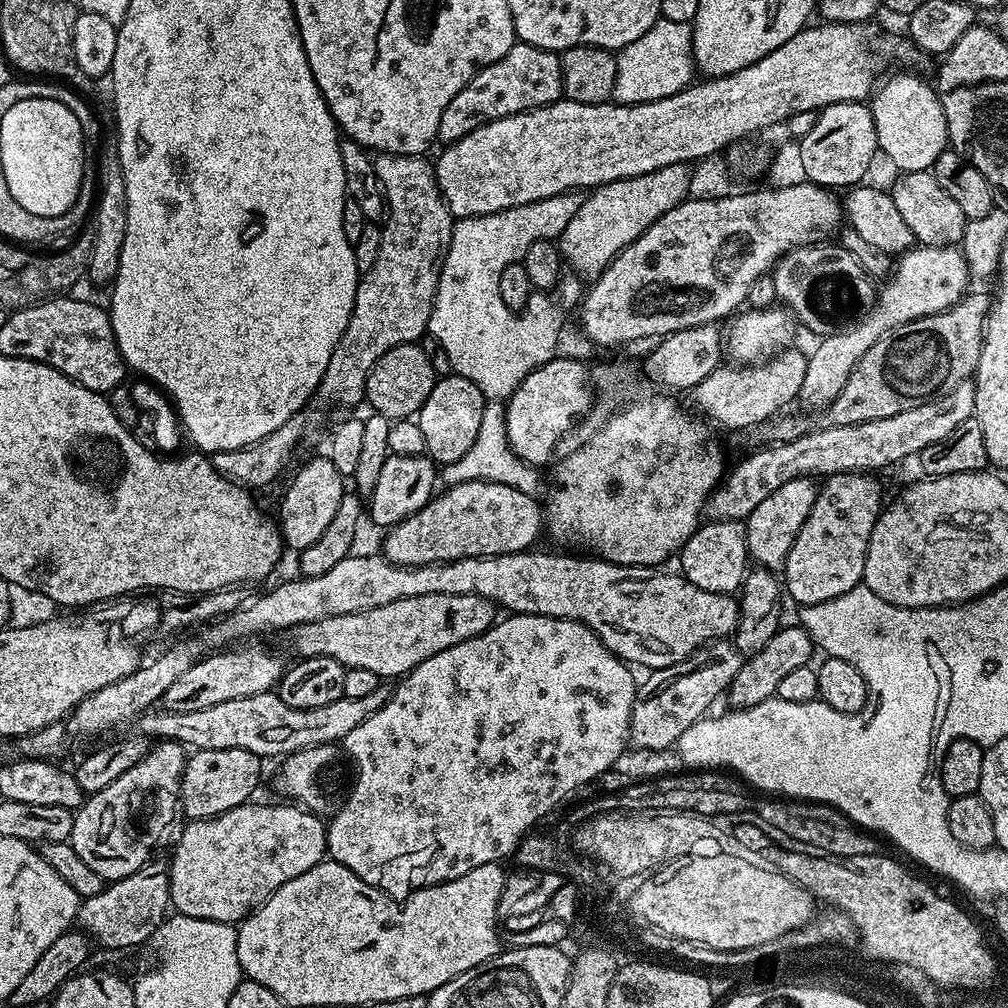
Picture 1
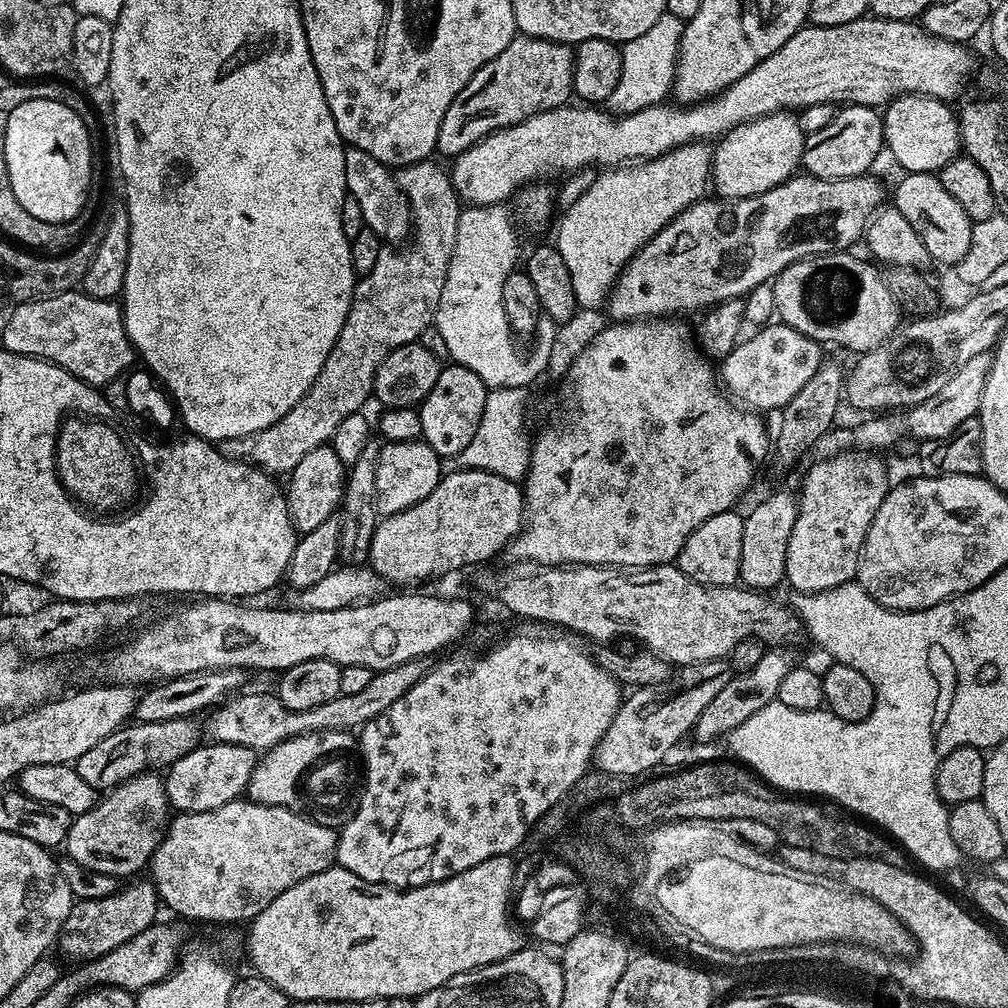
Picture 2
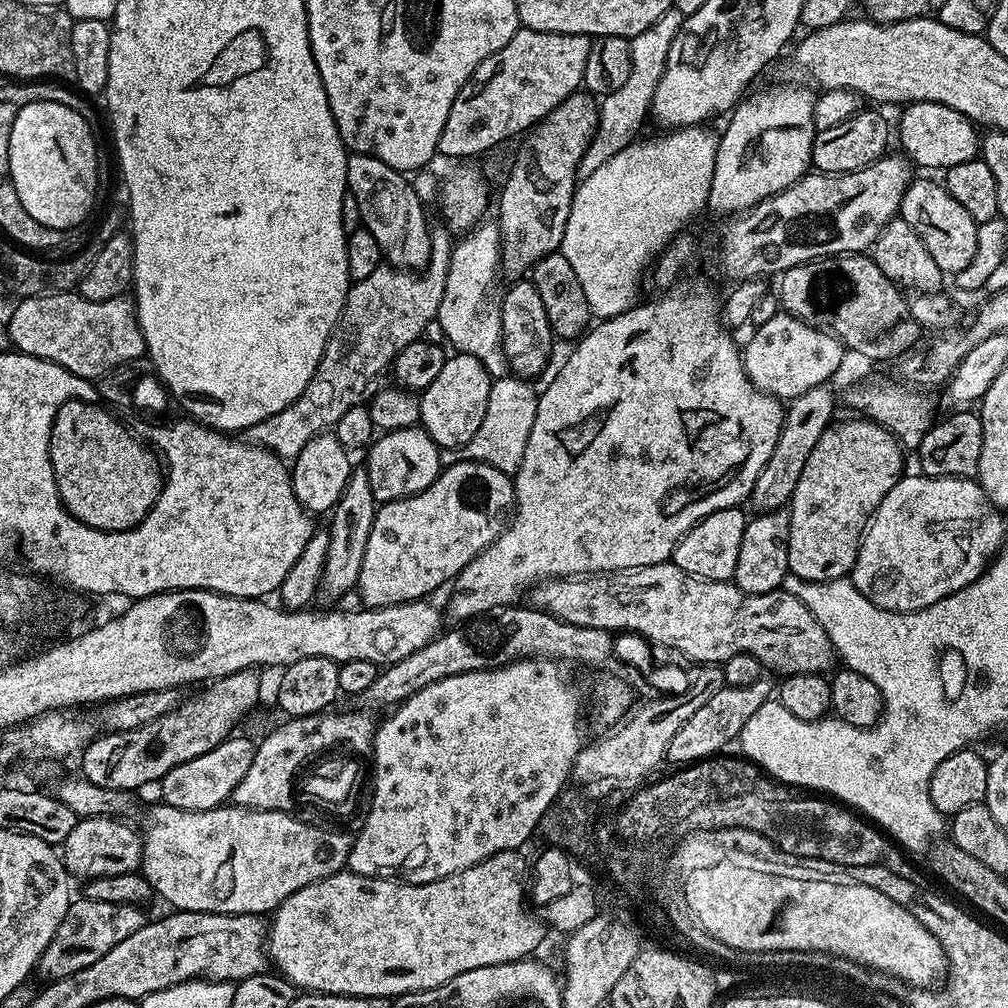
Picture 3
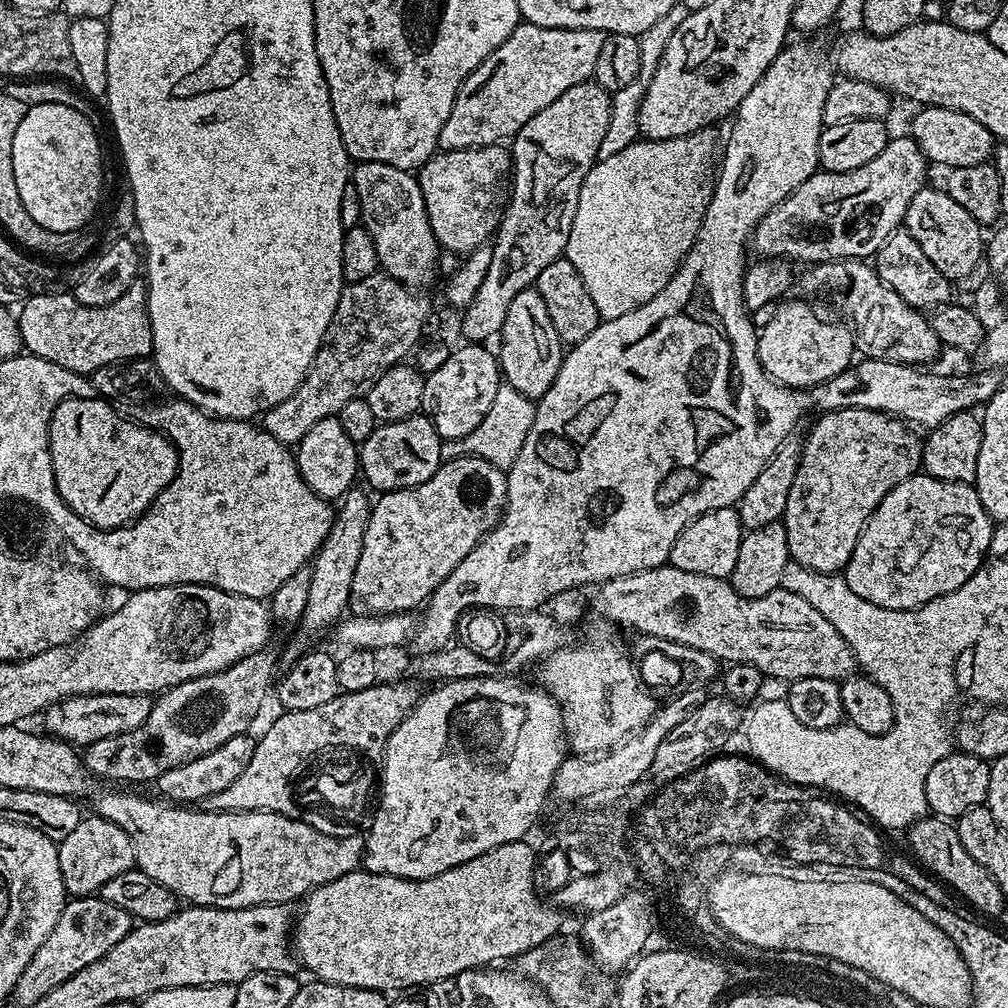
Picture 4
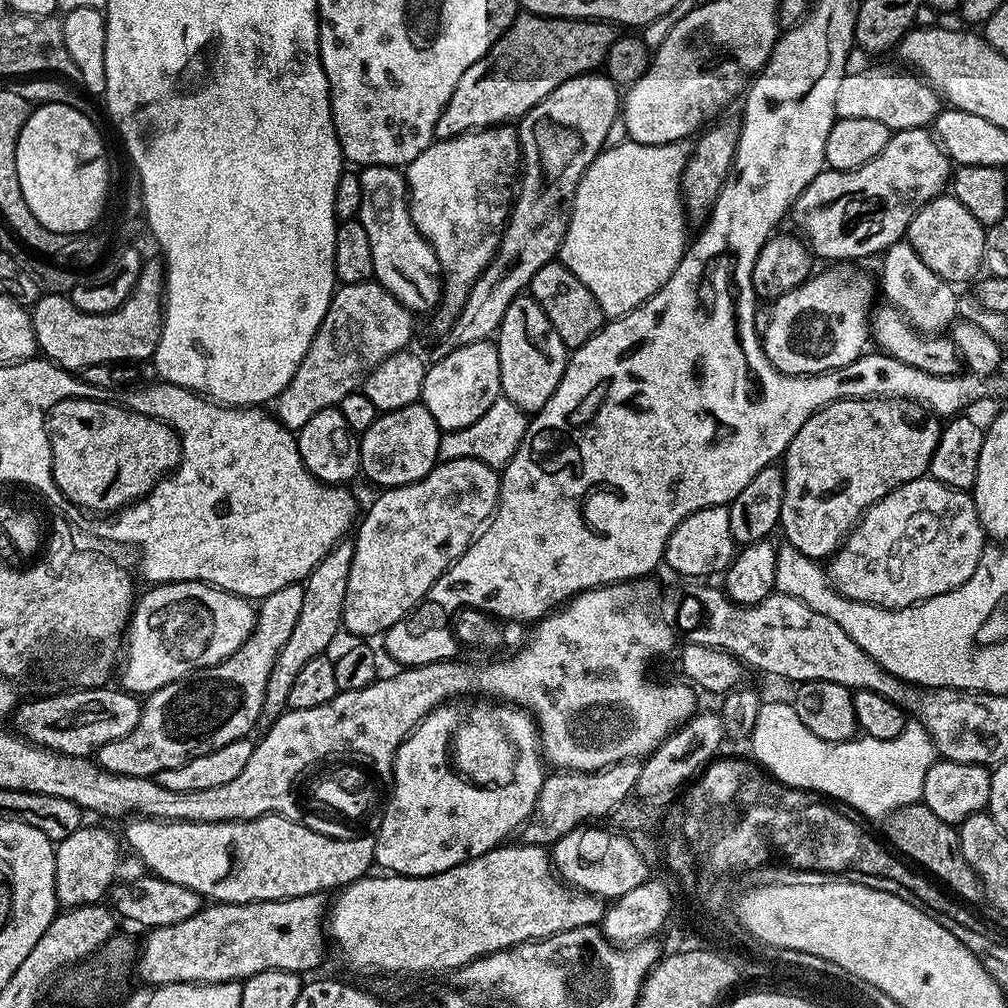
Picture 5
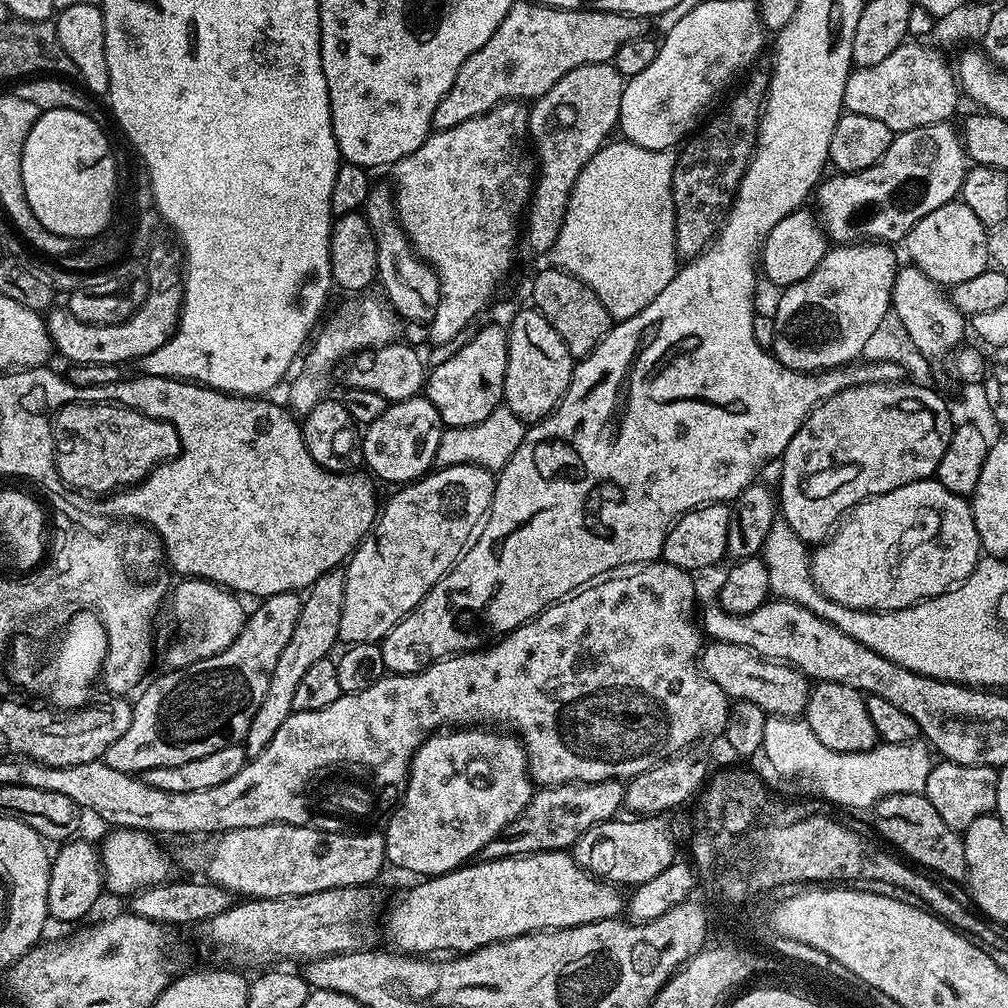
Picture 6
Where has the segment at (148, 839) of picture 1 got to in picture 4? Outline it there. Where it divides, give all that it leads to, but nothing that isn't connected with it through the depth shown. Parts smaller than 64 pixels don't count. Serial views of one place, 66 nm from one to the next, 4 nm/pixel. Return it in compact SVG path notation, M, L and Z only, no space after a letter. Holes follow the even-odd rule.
M95 814L80 819L74 831L66 834L66 838L58 844L58 866L62 870L64 890L72 898L99 893L104 883L118 874L132 870L135 862L134 846L126 830Z

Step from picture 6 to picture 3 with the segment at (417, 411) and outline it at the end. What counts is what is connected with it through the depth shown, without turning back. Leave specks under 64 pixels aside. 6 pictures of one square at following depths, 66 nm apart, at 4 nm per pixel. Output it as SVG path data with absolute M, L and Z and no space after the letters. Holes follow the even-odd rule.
M422 426L390 430L377 435L366 449L370 490L374 490L376 501L380 504L389 504L391 500L413 496L426 490L426 486L430 486L430 482L434 482L434 478L438 478L440 473L441 451L441 448L433 442L428 431Z

